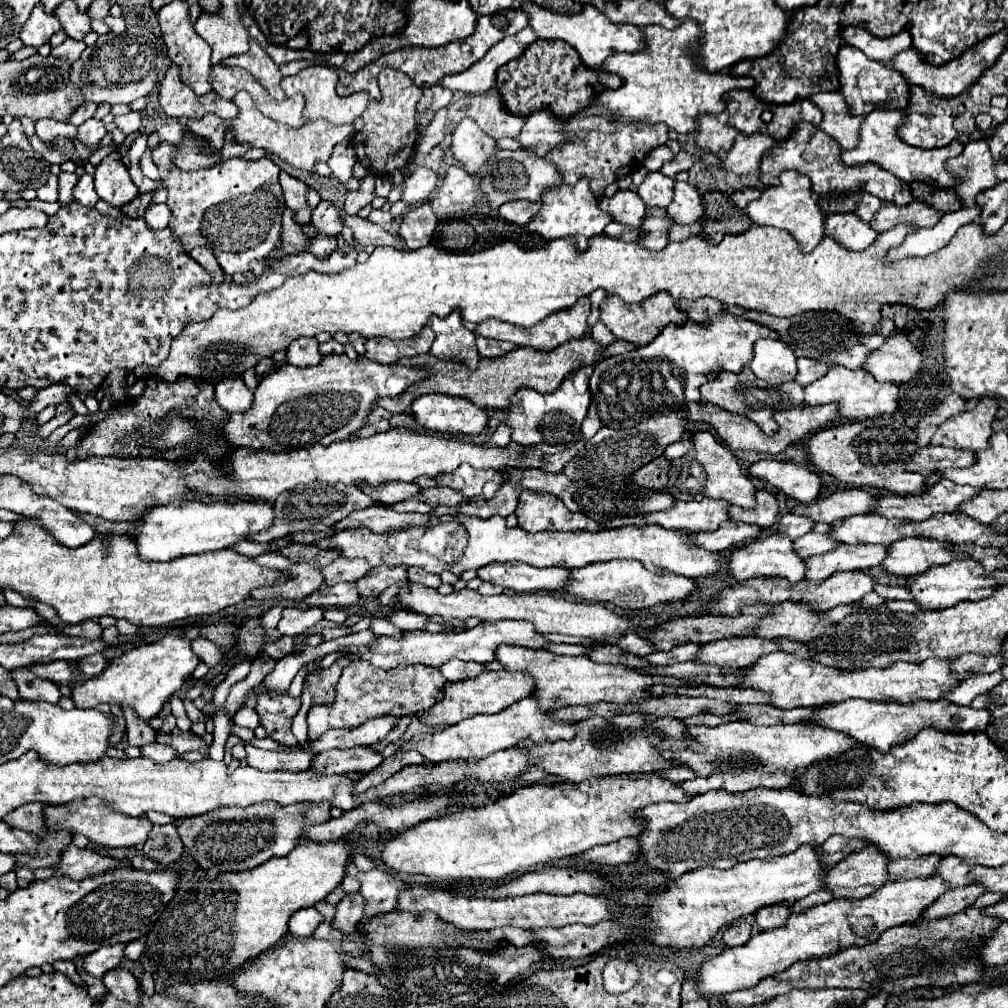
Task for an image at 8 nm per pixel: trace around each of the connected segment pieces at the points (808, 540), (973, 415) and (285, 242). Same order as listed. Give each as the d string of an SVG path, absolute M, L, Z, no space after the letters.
M810 531L804 537L794 541L794 549L796 549L796 553L800 557L812 557L812 555L830 553L838 545L840 545L840 541L836 541L830 533L816 533L816 531Z
M982 397L974 409L944 421L934 433L930 445L944 445L972 451L986 449L988 439L992 435L992 421L996 419L996 411L998 401L992 397Z
M284 209L282 215L282 249L284 253L302 253L310 245L310 239L304 235L302 225L294 221L292 209Z

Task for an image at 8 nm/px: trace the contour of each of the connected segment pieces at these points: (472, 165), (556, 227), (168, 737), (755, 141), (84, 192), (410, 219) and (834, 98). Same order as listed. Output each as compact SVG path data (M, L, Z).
M464 119L452 133L452 153L468 173L480 173L488 159L498 151L496 141L488 137L472 119Z
M582 177L576 185L560 185L554 189L544 191L542 195L542 211L528 223L528 229L532 233L542 235L544 239L574 239L574 245L578 251L588 249L588 239L594 235L600 235L604 227L612 221L612 215L598 209L598 199L592 195L588 187L588 179Z
M174 729L172 733L158 733L156 741L172 745L178 753L186 753L186 751L206 753L210 749L210 745L200 735L196 735L192 731L180 731L180 729Z
M740 133L732 149L720 155L722 167L734 173L740 173L740 175L748 175L748 173L760 175L760 159L774 145L778 145L778 141L772 137L764 137L760 133L752 137L744 137L744 133Z
M84 173L80 177L80 181L74 187L74 201L86 205L86 207L94 207L94 203L98 201L98 195L94 191L94 183L92 183L92 175Z
M426 201L426 203L410 209L404 215L398 233L404 237L408 249L420 249L420 247L430 243L436 225L438 225L438 219L432 213L430 203Z
M816 93L810 97L816 107L822 111L822 123L820 129L834 137L842 149L854 149L856 141L860 139L860 121L862 117L856 117L850 113L848 103L844 103L844 95L840 93Z

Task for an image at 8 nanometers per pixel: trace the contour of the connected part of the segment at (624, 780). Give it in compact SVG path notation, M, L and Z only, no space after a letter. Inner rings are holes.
M600 777L582 783L554 783L554 785L528 785L520 787L506 799L500 799L492 805L486 805L480 811L458 811L454 815L436 817L418 823L416 827L402 831L396 839L386 843L382 851L382 861L394 871L404 873L422 873L434 881L464 881L464 879L482 879L498 881L510 873L526 873L534 865L550 863L552 859L562 859L570 855L584 853L596 845L606 845L622 837L638 837L644 831L644 821L636 817L636 811L652 803L684 803L690 801L688 793L680 789L678 781L666 777L650 779L630 779L630 777Z

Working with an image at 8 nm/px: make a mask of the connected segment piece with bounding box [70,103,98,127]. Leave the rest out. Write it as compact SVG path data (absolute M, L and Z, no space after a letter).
M82 103L76 111L74 111L74 115L70 117L70 123L72 125L82 125L86 119L90 119L92 115L94 115L94 111L98 109L98 105L88 105L88 103Z

